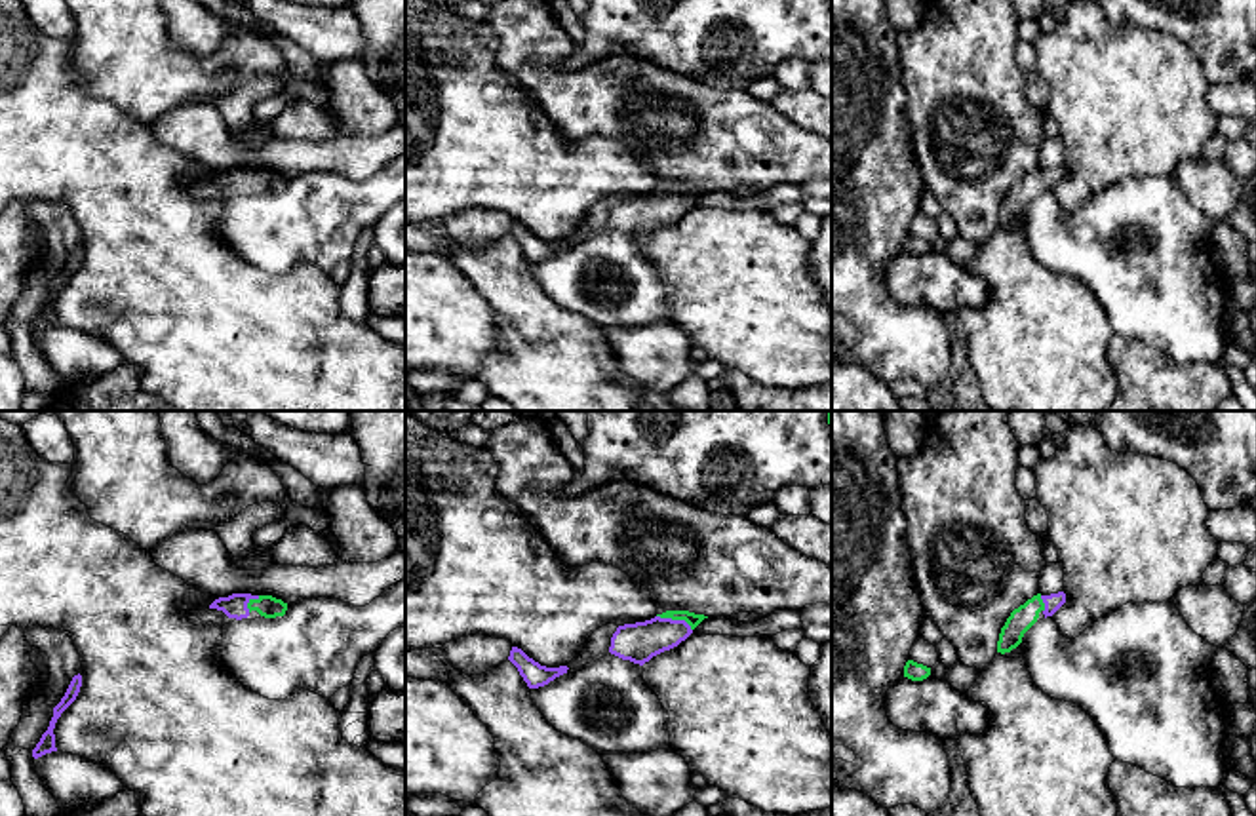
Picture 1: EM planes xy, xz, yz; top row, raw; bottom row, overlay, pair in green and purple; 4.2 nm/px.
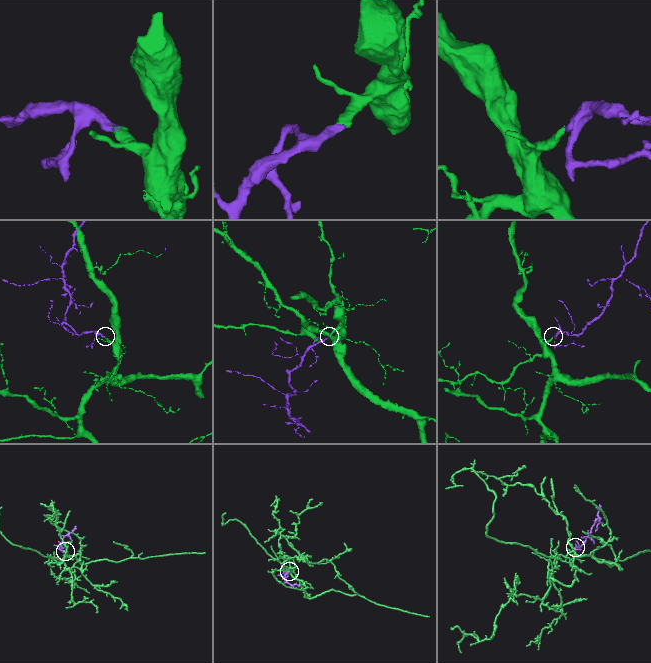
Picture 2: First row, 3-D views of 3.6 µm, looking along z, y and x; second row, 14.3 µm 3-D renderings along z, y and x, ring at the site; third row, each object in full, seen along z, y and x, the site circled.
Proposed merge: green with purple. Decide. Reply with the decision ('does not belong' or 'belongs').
belongs

